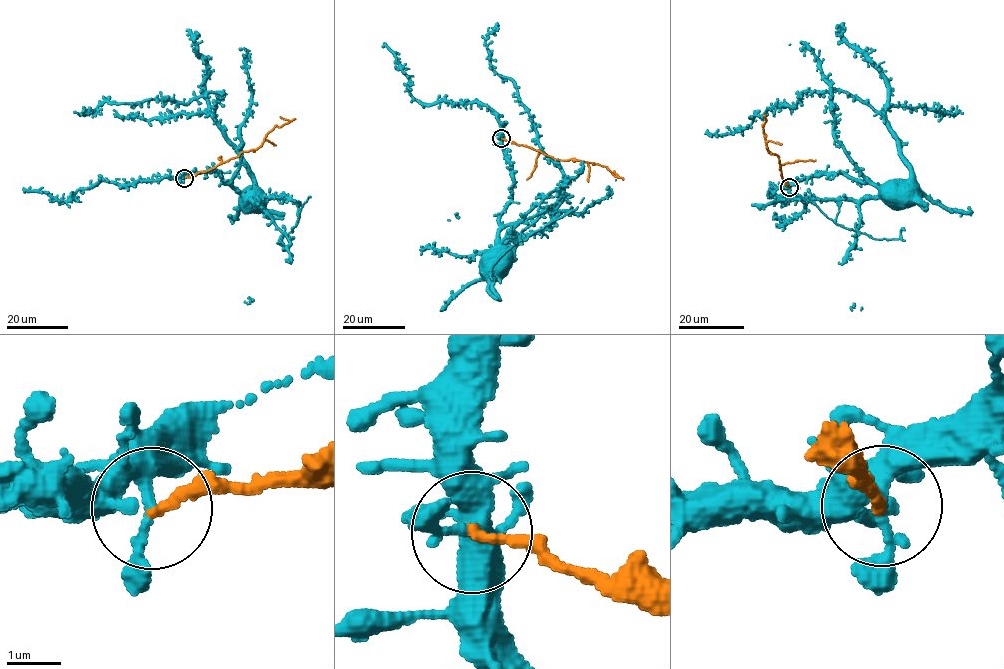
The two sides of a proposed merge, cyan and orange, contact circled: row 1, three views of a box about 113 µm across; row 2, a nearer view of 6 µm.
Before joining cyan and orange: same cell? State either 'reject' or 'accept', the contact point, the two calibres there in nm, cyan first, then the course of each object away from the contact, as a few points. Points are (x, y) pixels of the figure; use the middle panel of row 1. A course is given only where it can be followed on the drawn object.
reject | (501, 138) | 280/180 nm | cyan via (500, 139), (512, 182), (512, 200), (500, 216), (498, 254) | orange via (500, 139), (529, 146), (556, 159), (574, 158), (594, 163), (617, 176), (614, 170)

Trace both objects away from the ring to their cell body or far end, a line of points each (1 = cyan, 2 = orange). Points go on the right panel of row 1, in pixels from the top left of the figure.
1: (789, 188), (810, 177), (840, 173), (891, 190)
2: (789, 188), (781, 176), (777, 155), (768, 152), (763, 115)

